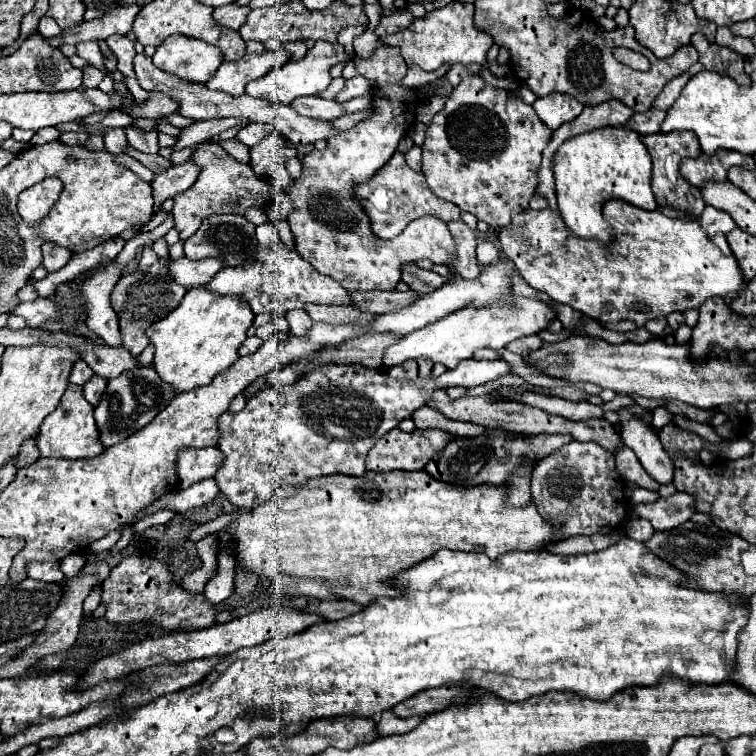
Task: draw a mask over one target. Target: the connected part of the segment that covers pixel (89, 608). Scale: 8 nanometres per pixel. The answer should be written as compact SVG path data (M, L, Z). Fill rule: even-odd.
M102 585L96 586L94 590L88 595L83 604L83 613L91 614L100 605L100 596L102 593Z

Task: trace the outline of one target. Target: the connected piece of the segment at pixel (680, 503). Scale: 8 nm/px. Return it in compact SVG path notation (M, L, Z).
M676 492L674 496L670 496L670 498L660 498L660 500L654 502L654 504L636 504L636 506L634 506L634 512L636 512L640 518L648 520L648 522L654 526L654 530L670 530L672 526L680 526L680 524L684 524L686 520L690 520L690 516L694 514L694 498L692 498L690 494Z

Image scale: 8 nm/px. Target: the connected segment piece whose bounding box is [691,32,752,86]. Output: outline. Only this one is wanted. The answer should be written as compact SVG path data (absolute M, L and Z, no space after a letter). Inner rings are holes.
M696 32L691 37L691 44L698 50L700 62L704 64L706 70L726 74L726 76L734 78L740 86L750 86L752 84L750 76L744 72L744 58L738 52L708 42L702 32Z

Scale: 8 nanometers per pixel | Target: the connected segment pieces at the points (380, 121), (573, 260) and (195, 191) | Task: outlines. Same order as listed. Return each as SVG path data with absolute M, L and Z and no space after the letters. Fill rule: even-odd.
M380 46L378 50L374 50L370 54L370 58L356 56L354 66L356 66L356 72L362 74L364 78L368 78L372 84L370 104L366 108L370 112L370 116L366 120L358 122L354 128L340 132L338 136L332 136L328 140L326 150L314 150L304 156L302 176L298 180L294 180L292 188L286 190L286 194L294 202L294 212L288 216L288 224L294 234L294 244L296 244L298 252L302 252L304 260L308 260L320 274L334 278L348 292L366 292L366 290L374 290L374 288L376 290L394 290L396 284L400 282L402 264L416 262L422 258L430 258L434 264L450 264L456 248L454 248L454 238L448 232L446 224L434 216L422 216L422 218L410 222L402 234L398 234L396 238L386 240L386 242L378 240L370 232L368 214L358 204L358 200L354 196L354 186L372 178L374 172L378 172L382 168L382 164L386 164L392 158L400 138L406 134L406 128L410 128L414 124L414 118L416 118L414 112L416 112L416 106L420 104L420 98L418 98L418 90L406 88L400 82L406 74L408 66L406 66L404 58L400 56L398 46Z
M608 200L602 206L602 214L614 228L614 240L610 240L610 244L598 244L598 240L582 240L574 236L570 230L566 230L560 214L546 208L526 210L518 216L512 216L512 222L502 228L502 250L532 288L546 292L554 302L568 304L574 310L604 324L632 320L636 326L642 326L646 320L668 316L676 310L684 312L690 308L700 308L704 300L714 296L728 298L746 286L724 234L708 240L698 222L672 220L666 218L660 210L646 212L620 200Z
M202 142L192 156L192 162L200 166L200 176L192 188L174 198L174 228L180 232L180 240L188 240L202 224L206 216L212 214L244 214L248 208L260 208L272 196L272 184L260 180L250 164L234 160L218 144Z

